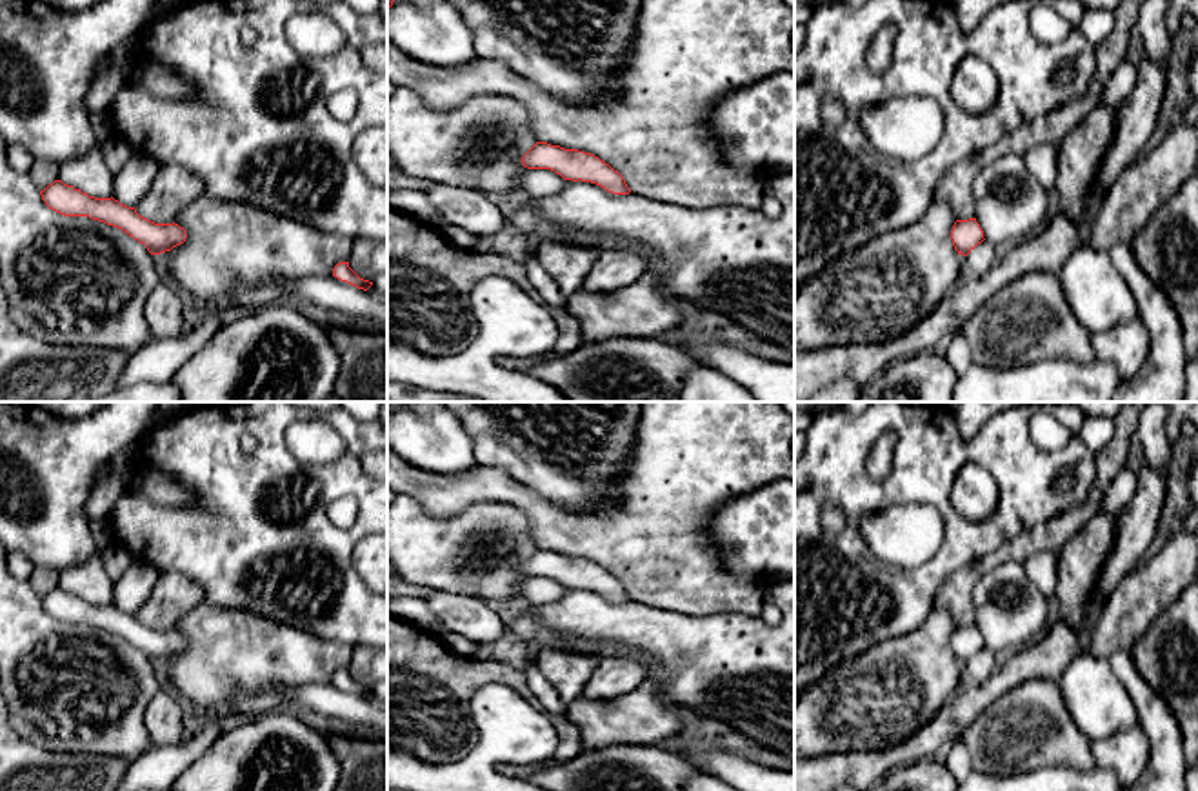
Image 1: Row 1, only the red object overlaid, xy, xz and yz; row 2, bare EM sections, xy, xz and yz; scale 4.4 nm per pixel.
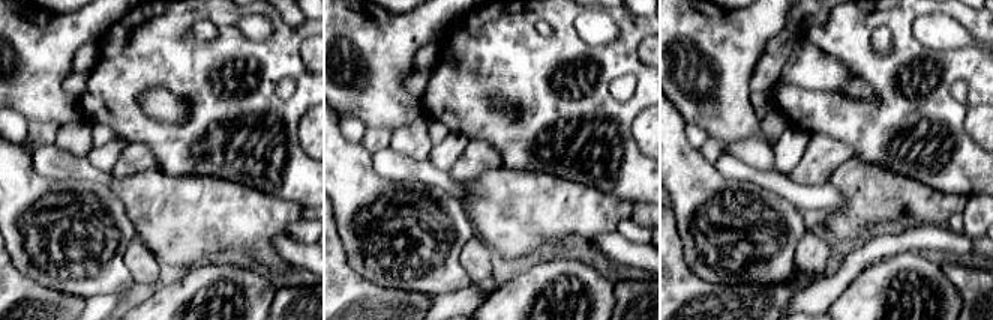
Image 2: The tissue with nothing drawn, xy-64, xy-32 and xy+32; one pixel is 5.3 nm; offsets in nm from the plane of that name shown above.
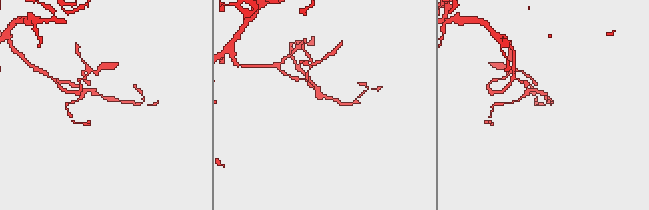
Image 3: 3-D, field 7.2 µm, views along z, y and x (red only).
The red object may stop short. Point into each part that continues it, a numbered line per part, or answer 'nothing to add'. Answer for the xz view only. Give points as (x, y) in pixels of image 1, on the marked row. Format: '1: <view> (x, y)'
nothing to add

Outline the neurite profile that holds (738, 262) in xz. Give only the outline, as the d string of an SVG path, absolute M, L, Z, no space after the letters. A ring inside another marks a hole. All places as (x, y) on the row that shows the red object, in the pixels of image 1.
M794 175L767 178L767 193L782 204L776 218L736 205L684 207L634 193L613 195L591 182L565 180L562 191L533 200L534 213L554 225L593 235L620 236L645 245L669 293L698 304L794 353Z

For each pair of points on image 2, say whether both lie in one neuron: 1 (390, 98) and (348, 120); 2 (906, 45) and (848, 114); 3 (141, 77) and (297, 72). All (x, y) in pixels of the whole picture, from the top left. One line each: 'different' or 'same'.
1: different
2: same
3: same

